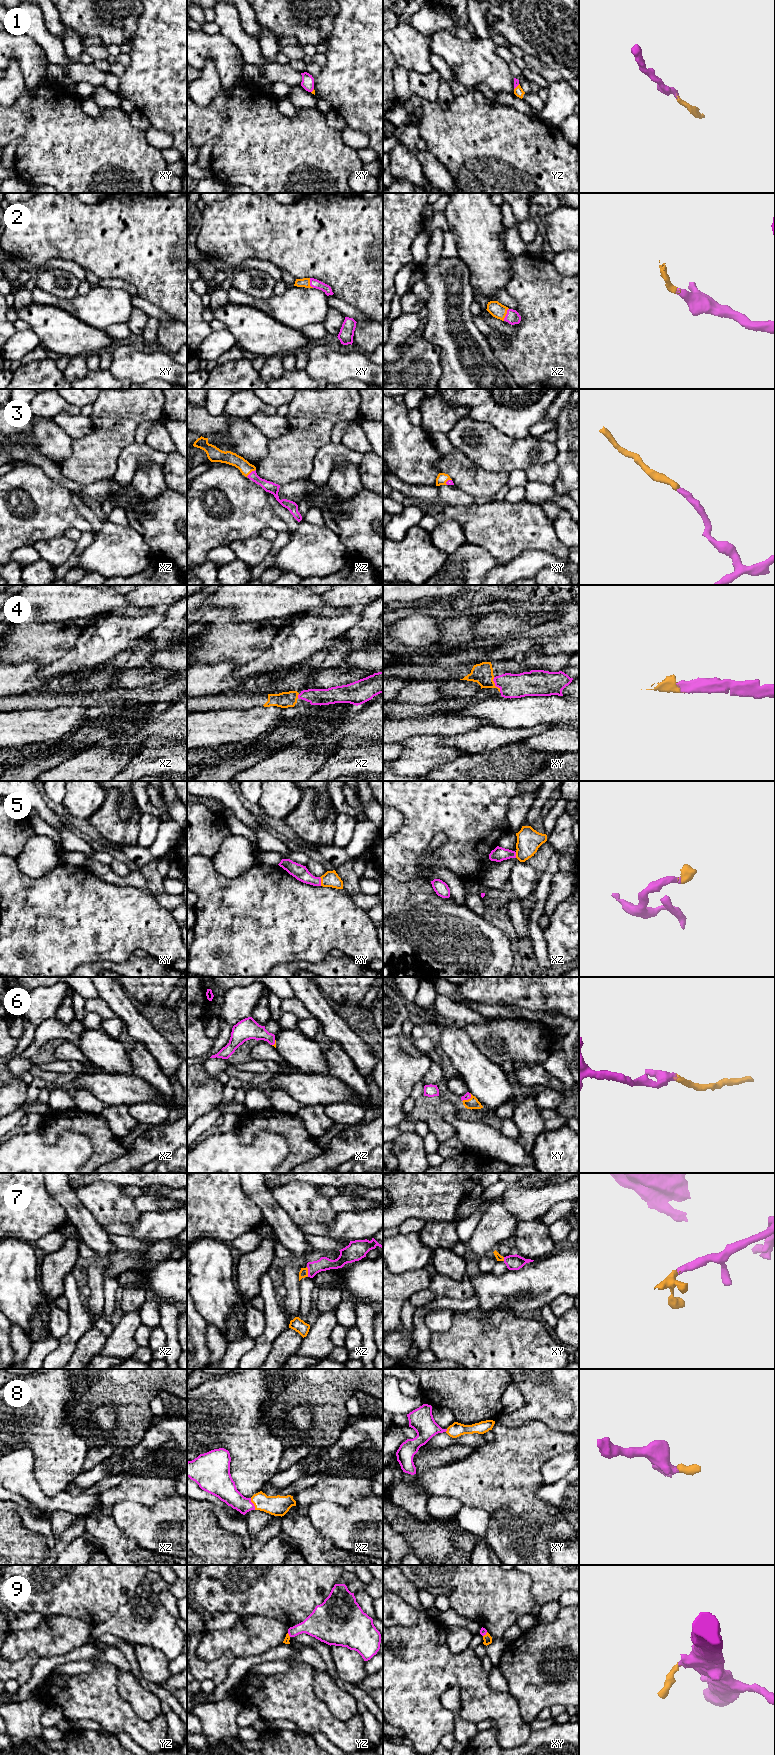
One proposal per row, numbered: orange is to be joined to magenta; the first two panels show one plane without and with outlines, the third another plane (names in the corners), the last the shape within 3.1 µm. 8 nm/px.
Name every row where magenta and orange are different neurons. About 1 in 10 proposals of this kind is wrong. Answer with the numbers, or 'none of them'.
none of them

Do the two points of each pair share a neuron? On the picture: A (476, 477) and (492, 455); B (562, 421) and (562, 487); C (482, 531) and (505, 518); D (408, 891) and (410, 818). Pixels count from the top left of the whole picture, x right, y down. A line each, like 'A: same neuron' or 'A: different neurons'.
A: different neurons
B: same neuron
C: same neuron
D: different neurons

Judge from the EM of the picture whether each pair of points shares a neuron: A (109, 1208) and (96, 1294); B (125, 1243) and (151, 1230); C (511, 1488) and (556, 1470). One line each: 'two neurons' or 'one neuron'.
A: two neurons
B: two neurons
C: two neurons

